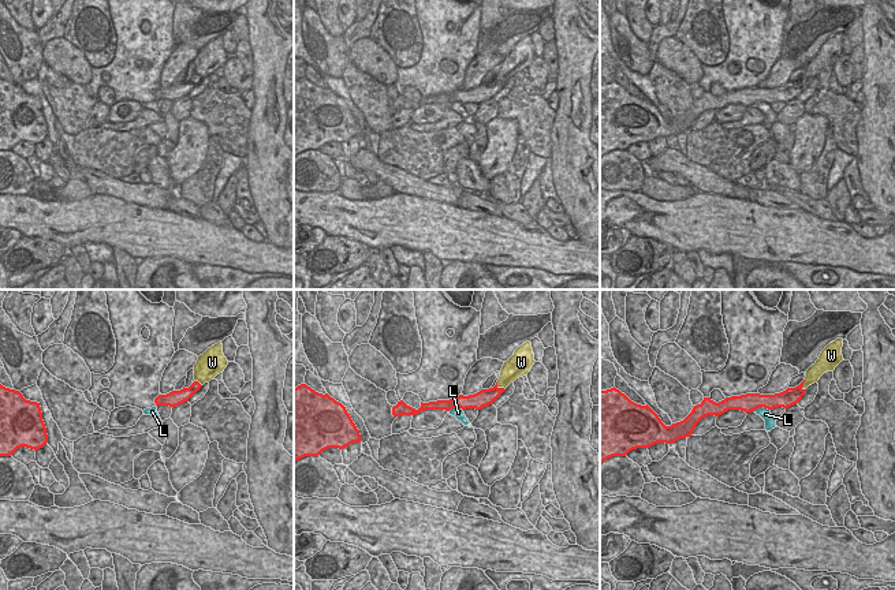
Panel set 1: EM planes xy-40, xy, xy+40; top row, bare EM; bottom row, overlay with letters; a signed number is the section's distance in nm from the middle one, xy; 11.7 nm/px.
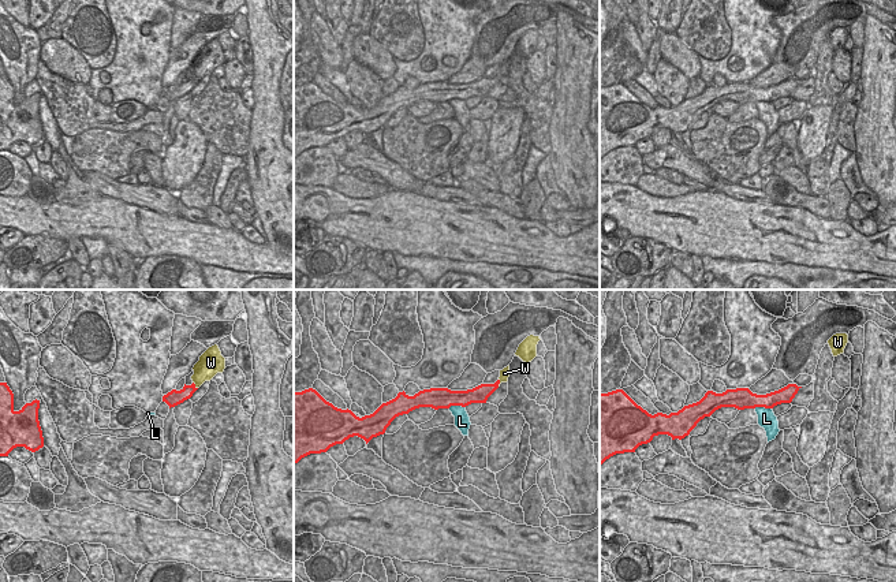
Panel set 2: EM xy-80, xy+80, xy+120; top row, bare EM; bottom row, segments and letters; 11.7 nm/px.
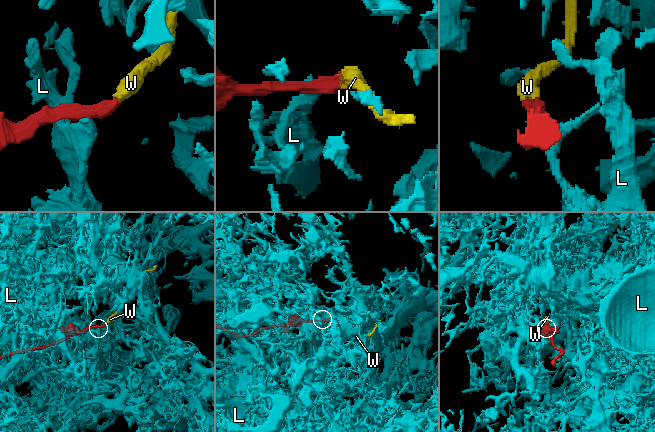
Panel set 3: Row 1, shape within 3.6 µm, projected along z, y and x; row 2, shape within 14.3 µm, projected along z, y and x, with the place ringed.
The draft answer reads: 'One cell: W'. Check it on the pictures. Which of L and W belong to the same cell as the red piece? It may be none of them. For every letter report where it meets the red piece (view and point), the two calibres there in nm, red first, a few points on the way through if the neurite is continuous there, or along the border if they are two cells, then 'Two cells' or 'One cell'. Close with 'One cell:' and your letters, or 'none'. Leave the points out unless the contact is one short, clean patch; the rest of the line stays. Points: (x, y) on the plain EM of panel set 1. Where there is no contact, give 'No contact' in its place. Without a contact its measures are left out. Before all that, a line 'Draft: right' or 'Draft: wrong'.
Draft: right
L: Touches red at xy+40 (761, 100). Thickness 220 nm (red) against 130 nm. Boundary: xy+40 (769, 103), (760, 101), (754, 104). Two cells
W: Touches red at xy (500, 82). Thickness 200 nm (red) against 240 nm. Path across: xy (484, 92), (500, 82), (511, 64). One cell
One cell: W

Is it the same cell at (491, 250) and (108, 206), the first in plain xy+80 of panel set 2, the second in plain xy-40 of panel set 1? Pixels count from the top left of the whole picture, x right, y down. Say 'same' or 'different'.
same

